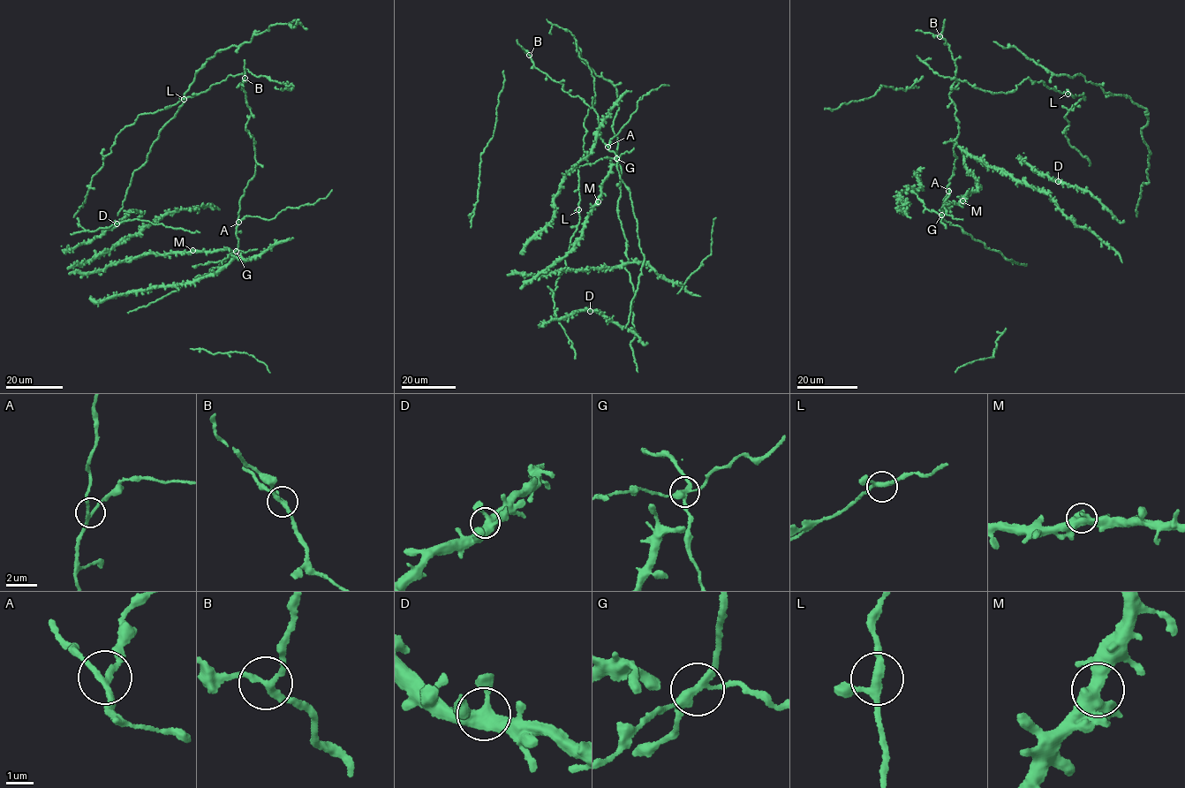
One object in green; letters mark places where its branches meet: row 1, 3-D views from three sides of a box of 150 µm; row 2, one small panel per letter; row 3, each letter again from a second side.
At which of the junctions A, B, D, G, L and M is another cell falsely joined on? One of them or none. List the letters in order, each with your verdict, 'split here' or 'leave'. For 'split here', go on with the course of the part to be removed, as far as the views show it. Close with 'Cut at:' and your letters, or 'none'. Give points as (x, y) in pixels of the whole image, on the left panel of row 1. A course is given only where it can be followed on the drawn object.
A: leave
B: leave
D: leave
G: split here; course (236, 251), (222, 261), (192, 267)
L: leave
M: leave
Cut at: G

